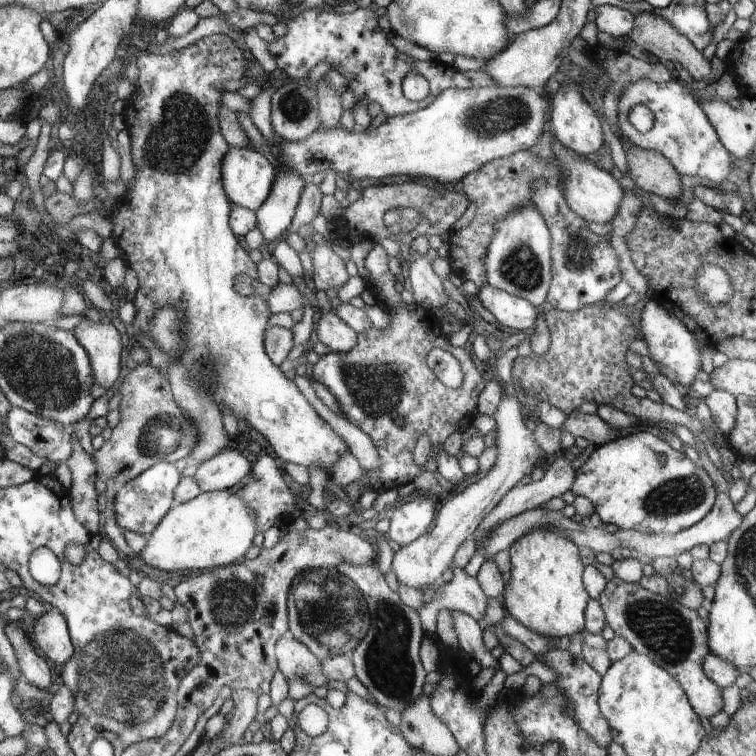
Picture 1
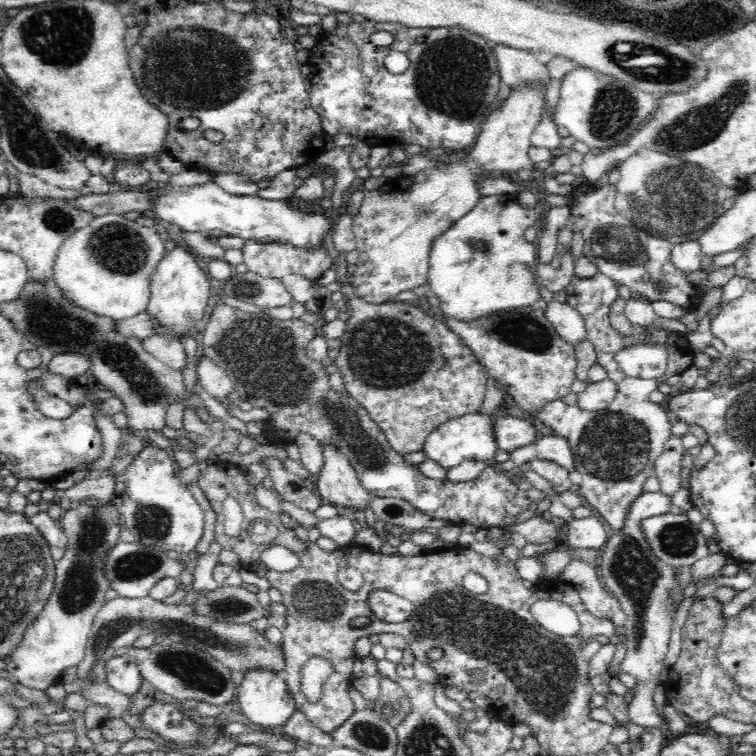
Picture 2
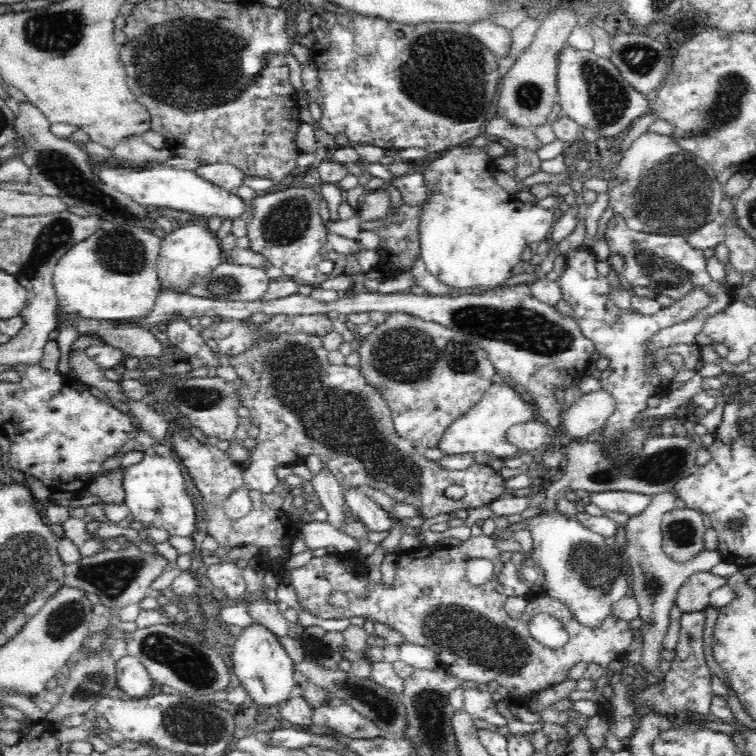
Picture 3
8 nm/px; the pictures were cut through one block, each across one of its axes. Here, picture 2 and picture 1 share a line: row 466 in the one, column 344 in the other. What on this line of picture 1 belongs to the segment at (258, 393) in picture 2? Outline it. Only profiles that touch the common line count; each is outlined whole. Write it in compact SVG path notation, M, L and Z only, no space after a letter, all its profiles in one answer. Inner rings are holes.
M375 244L368 252L364 265L370 273L374 296L388 306L384 309L390 316L388 330L368 328L366 332L358 334L357 346L353 350L320 357L310 372L312 379L336 396L343 418L368 434L378 449L380 466L376 470L363 470L364 478L344 486L346 496L354 502L355 507L368 488L383 492L415 481L422 472L412 458L412 450L419 436L428 434L434 450L438 452L438 446L457 433L458 428L472 426L477 417L474 408L478 402L478 392L482 392L486 386L472 356L464 348L450 346L445 332L440 330L440 316L432 316L415 302L410 306L402 302L400 294L394 290L396 278L388 268L388 254L380 244ZM434 348L450 352L460 362L464 370L464 382L460 388L447 388L428 368L426 358ZM396 416L404 418L402 426L396 424Z

